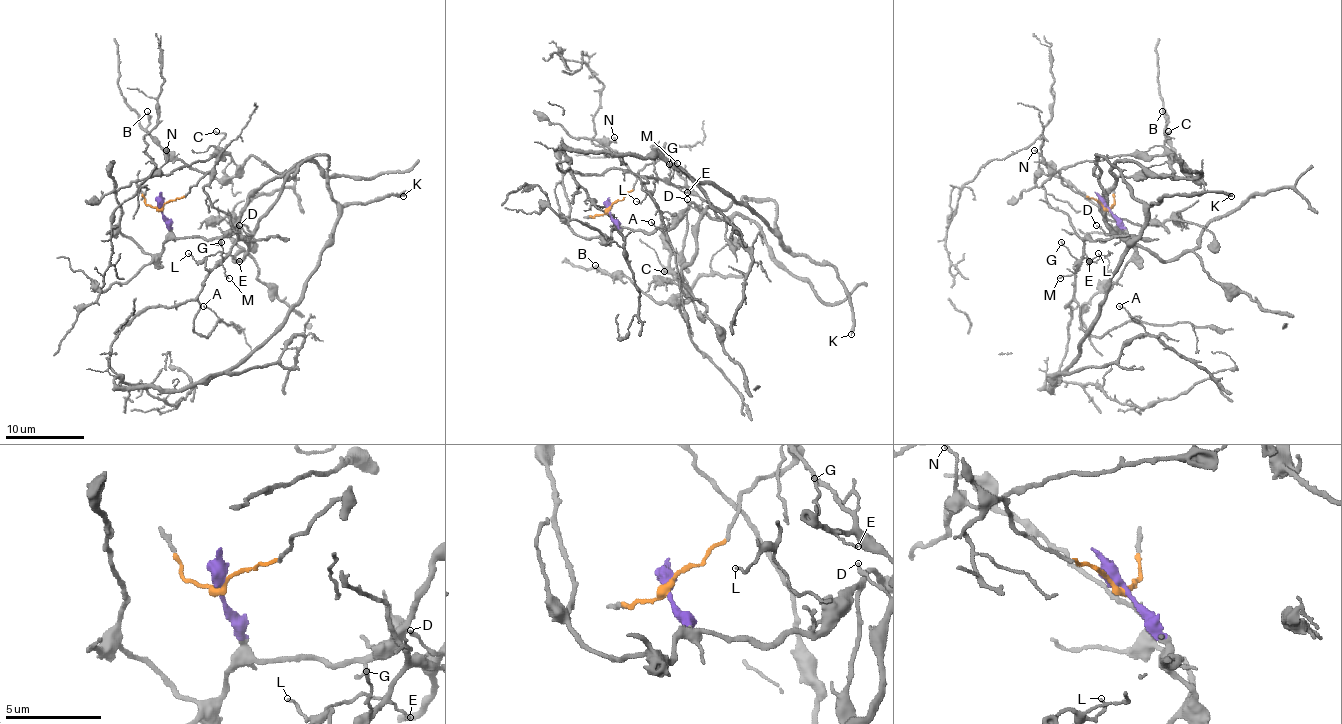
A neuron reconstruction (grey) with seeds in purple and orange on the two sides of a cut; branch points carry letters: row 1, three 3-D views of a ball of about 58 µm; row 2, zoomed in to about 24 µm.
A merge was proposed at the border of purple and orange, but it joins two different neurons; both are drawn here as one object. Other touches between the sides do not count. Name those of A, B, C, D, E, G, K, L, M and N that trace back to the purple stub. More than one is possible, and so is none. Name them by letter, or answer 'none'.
B, C, N

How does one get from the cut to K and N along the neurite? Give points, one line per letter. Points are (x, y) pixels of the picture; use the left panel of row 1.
K: (162, 206), (211, 172), (237, 236), (193, 299), (122, 329), (118, 386), (225, 374), (340, 212), (403, 196)
N: (162, 206), (178, 238), (221, 238), (285, 176), (229, 155), (164, 174), (166, 151)

